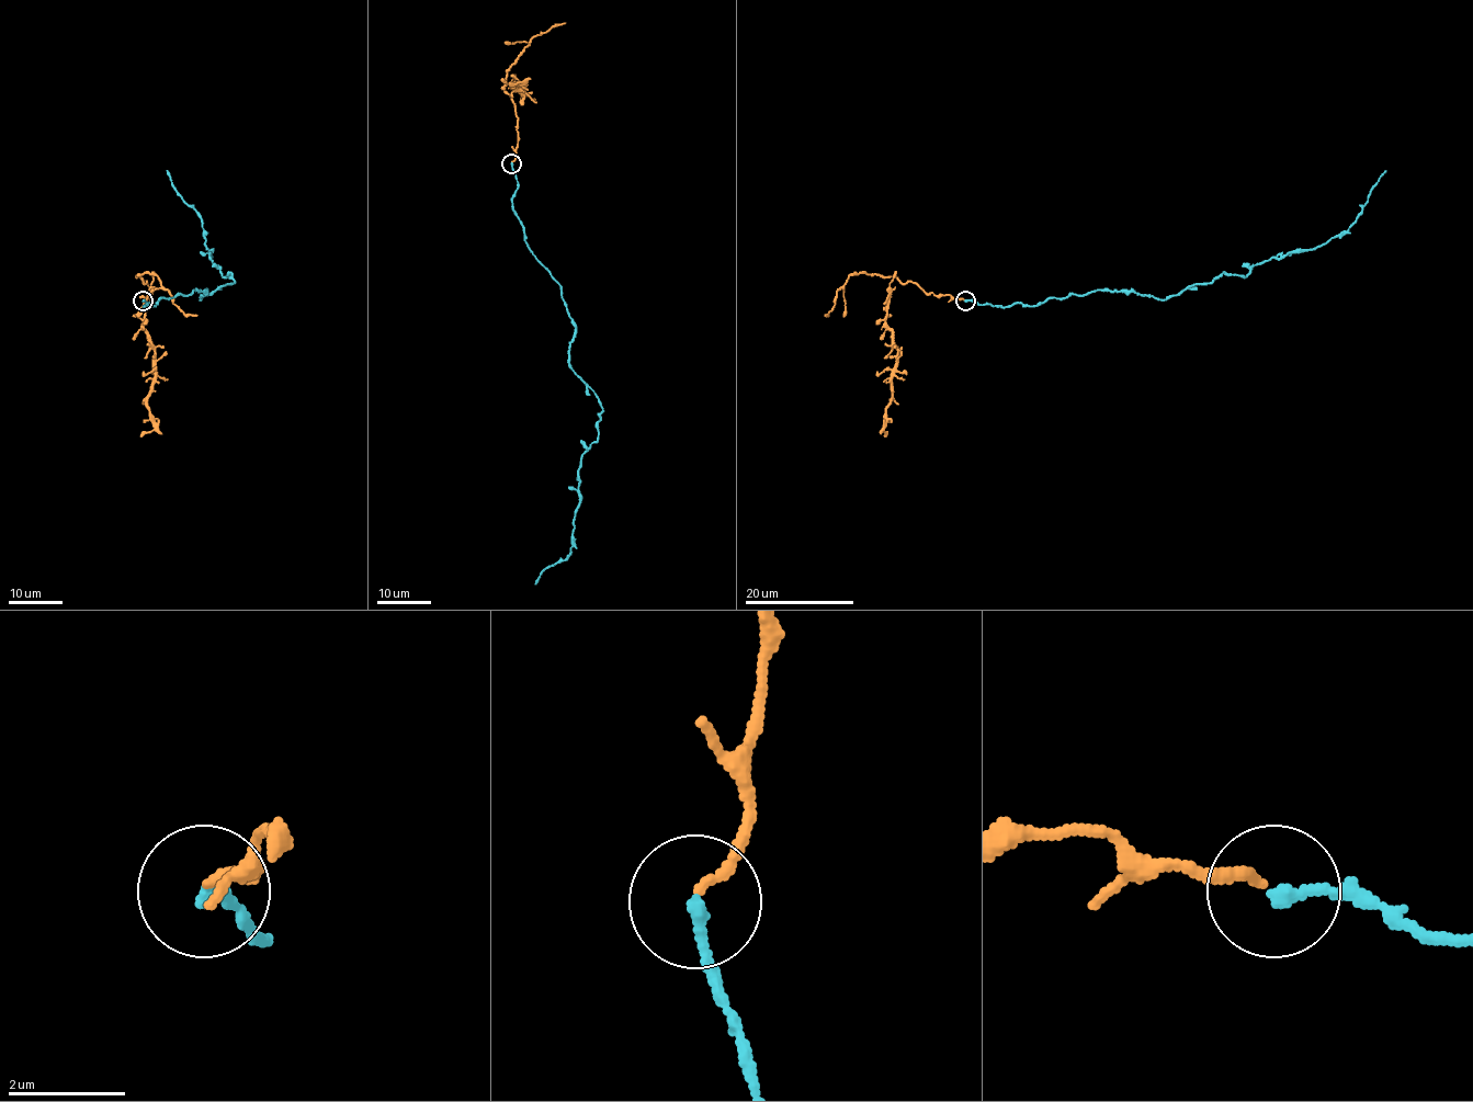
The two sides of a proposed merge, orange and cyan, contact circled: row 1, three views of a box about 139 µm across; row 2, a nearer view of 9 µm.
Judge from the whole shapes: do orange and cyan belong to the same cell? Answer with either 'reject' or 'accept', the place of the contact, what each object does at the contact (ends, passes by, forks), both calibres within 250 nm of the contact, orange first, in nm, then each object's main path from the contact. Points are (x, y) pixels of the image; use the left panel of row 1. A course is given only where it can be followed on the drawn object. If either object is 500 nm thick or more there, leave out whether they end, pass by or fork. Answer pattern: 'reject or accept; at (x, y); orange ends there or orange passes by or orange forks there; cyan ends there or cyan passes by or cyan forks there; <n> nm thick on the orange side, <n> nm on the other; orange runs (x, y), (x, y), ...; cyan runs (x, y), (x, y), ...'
accept; at (143, 300); orange ends there; cyan ends there; 180 nm thick on the orange side, 240 nm on the other; orange runs (143, 299), (148, 294), (143, 280), (151, 281), (143, 325), (154, 350), (147, 399), (154, 429), (140, 436); cyan runs (143, 299), (143, 307), (207, 292), (200, 298), (234, 282), (210, 258), (202, 217), (166, 170)

